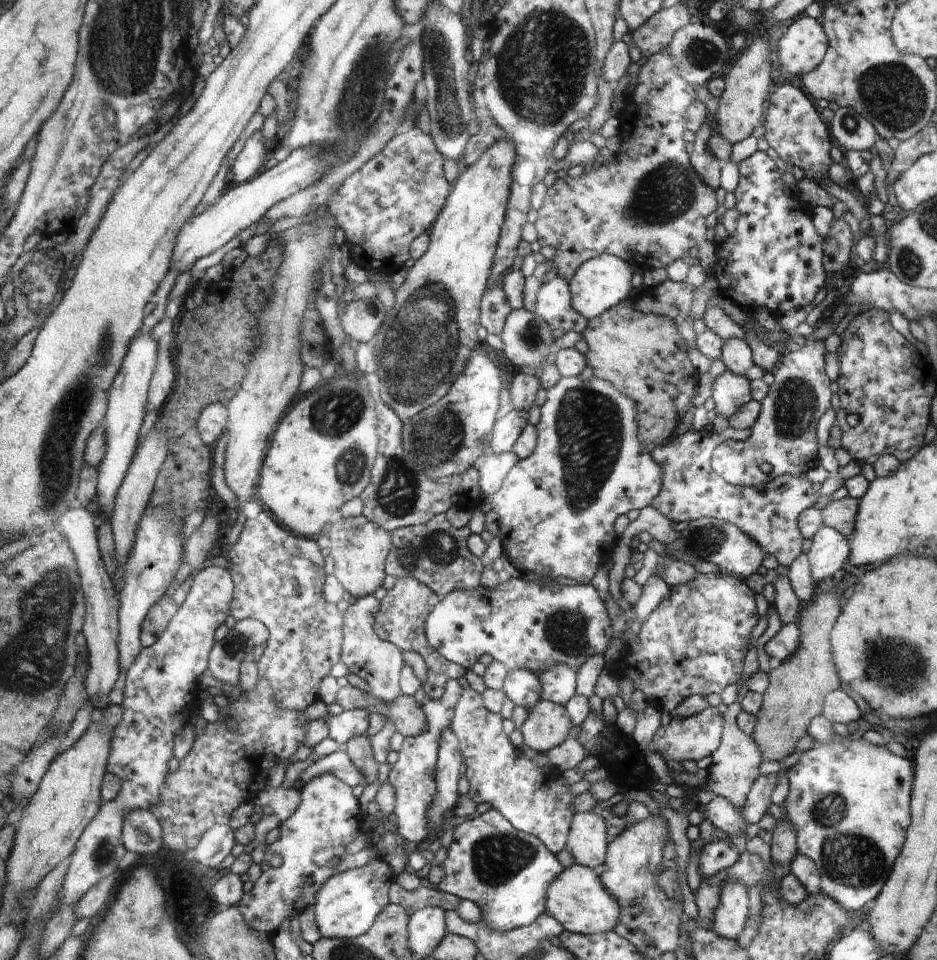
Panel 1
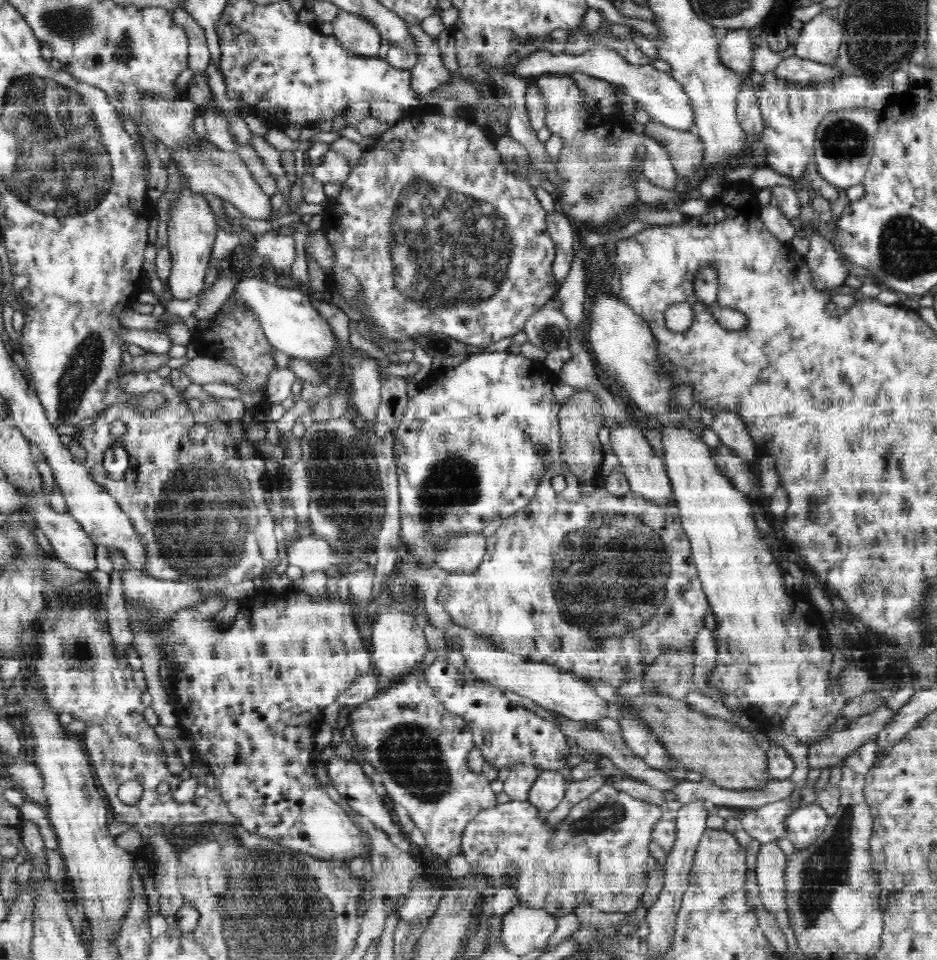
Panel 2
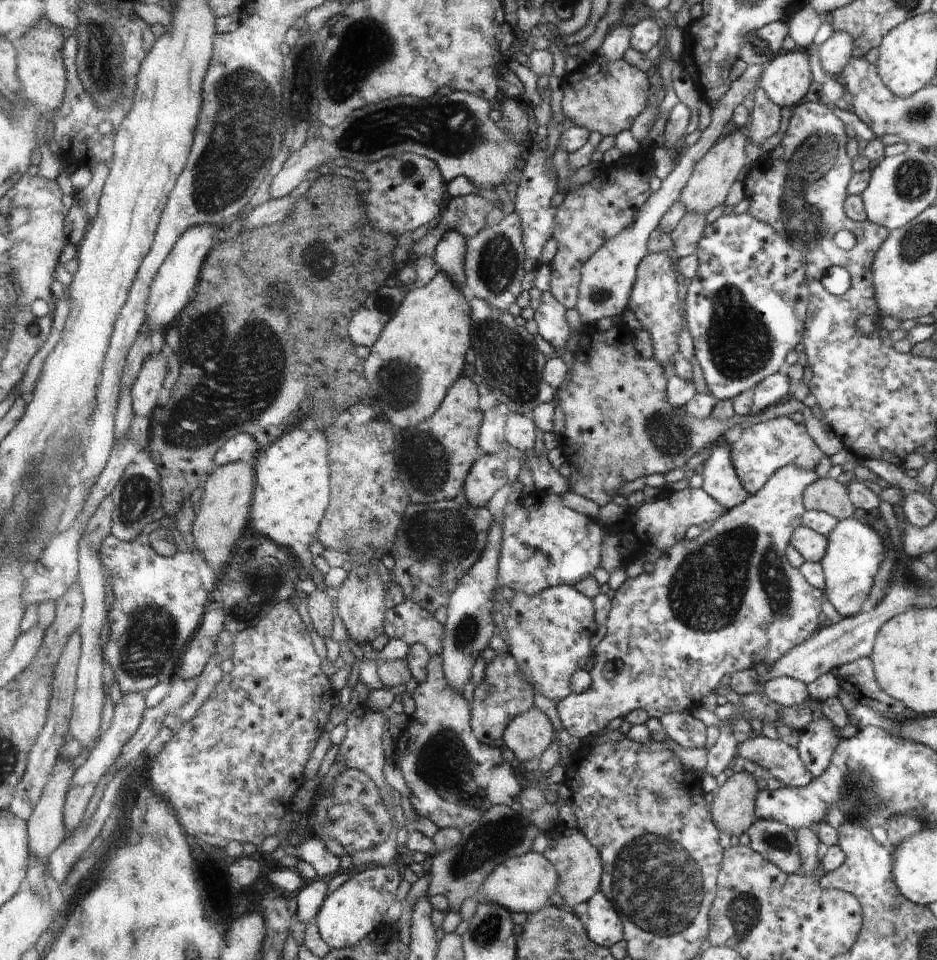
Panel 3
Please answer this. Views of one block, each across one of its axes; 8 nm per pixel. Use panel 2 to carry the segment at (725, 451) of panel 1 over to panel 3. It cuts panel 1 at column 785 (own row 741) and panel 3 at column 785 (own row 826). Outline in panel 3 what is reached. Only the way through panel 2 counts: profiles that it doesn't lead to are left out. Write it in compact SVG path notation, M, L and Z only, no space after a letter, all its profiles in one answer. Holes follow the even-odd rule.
M775 418L771 422L759 422L751 430L741 432L735 444L729 444L729 456L733 462L733 470L741 480L741 486L751 494L761 492L765 484L787 464L801 466L803 470L815 470L821 462L823 454L815 446L813 438L809 438L805 424L795 424L789 418Z

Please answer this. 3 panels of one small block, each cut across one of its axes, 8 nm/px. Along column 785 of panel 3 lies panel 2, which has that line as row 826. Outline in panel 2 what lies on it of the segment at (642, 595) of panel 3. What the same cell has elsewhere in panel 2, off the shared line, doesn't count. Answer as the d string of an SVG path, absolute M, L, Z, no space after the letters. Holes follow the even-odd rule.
M600 788L600 790L596 790L594 794L590 794L590 798L578 802L578 804L570 810L568 818L564 818L564 822L560 824L560 828L552 832L552 828L548 828L546 820L540 816L540 812L536 810L536 806L532 806L528 800L526 800L526 802L512 802L512 800L510 800L510 802L506 802L506 804L498 804L498 806L494 806L494 808L490 808L490 810L480 812L480 814L464 828L462 856L466 856L466 860L468 860L468 864L470 864L472 870L476 870L476 872L480 872L480 874L486 874L486 878L488 878L486 882L494 884L496 888L500 888L504 882L508 882L508 884L516 890L516 896L520 898L520 900L518 900L518 906L536 908L536 910L546 910L548 914L552 914L552 916L556 916L556 918L574 912L574 910L578 908L576 904L590 904L590 906L602 910L604 914L614 914L614 916L620 914L620 912L622 912L622 914L634 914L636 906L642 904L642 896L644 896L646 886L648 886L648 884L654 884L654 872L656 872L656 868L660 868L660 864L658 864L658 862L652 858L652 854L648 852L648 844L652 842L652 830L656 830L656 824L658 824L660 820L664 820L666 816L668 816L666 810L660 808L660 806L634 800L634 798L630 798L630 796L624 794L624 792L616 792L614 788Z

